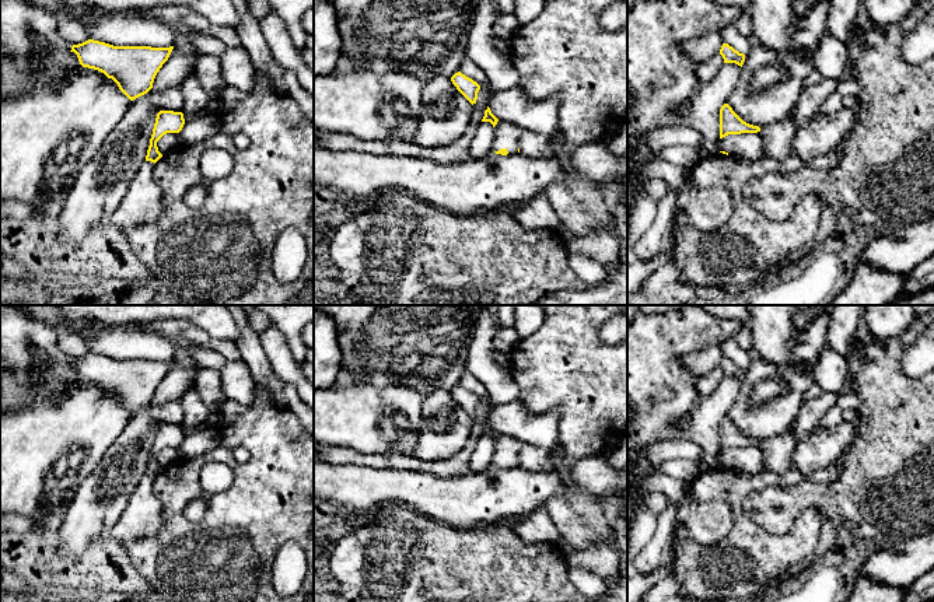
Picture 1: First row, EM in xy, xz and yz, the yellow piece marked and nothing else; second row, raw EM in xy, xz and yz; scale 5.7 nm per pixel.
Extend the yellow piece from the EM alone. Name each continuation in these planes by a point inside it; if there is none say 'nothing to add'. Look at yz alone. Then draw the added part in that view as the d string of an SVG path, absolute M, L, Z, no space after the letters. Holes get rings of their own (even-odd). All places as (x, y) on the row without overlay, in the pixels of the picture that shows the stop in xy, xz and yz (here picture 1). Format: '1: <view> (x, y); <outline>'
nothing to add

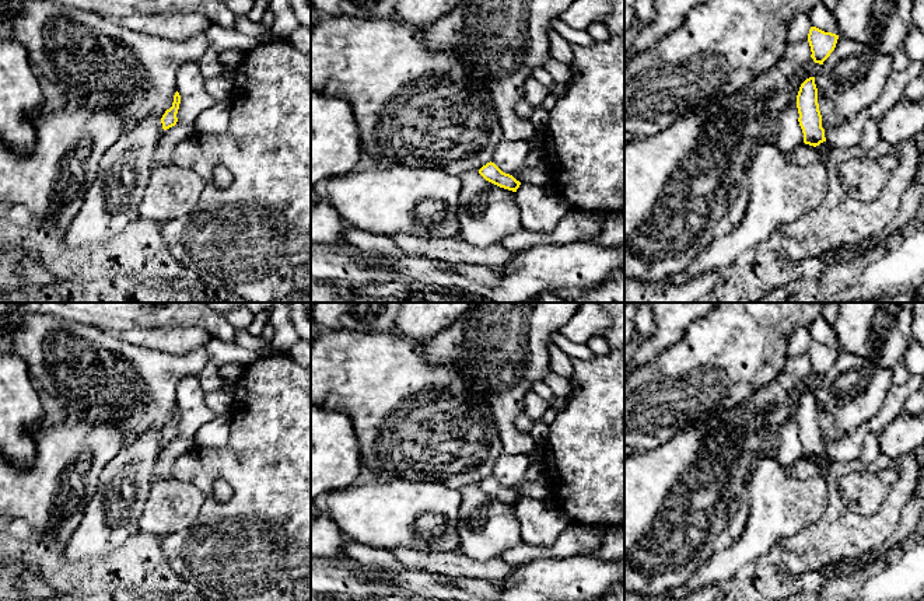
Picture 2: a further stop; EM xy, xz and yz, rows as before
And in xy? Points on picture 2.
nothing to add

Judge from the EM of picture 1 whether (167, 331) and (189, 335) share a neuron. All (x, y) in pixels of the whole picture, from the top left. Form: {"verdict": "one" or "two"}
{"verdict": "one"}

